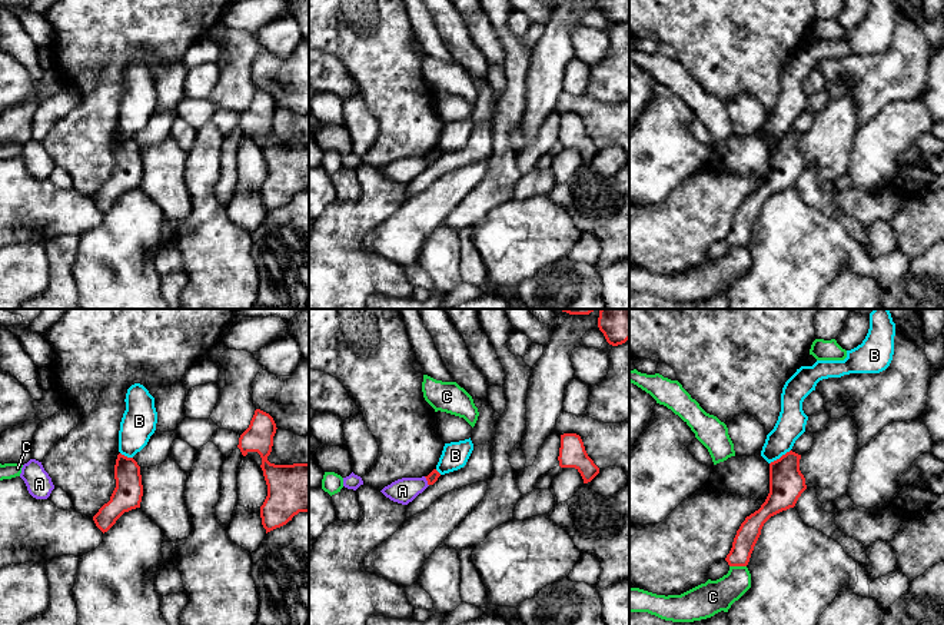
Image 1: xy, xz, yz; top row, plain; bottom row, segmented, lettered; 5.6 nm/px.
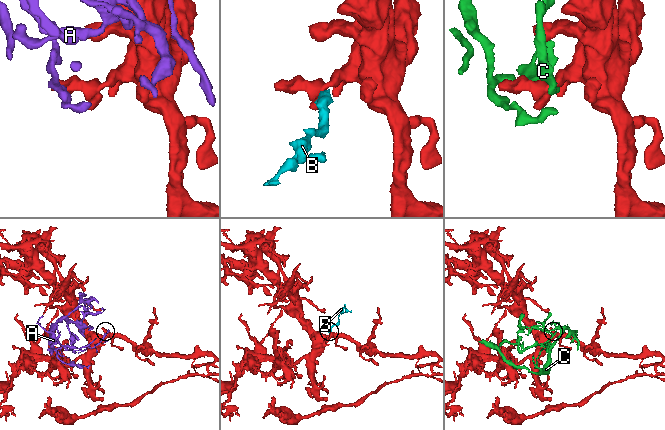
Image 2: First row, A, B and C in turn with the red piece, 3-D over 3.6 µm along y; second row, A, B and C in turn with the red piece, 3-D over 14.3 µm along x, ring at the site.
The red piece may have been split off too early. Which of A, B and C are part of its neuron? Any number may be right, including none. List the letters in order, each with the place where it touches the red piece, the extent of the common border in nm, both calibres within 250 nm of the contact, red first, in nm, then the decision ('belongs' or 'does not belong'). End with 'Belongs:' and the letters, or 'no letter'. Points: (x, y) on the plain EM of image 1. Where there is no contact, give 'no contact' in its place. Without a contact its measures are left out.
A: meets red in xz at (426, 159); contact 60 nm long; 60 nm thick on the red side, 140 nm on the other; does not belong
B: meets red in yz at (781, 136); contact 150 nm long; 200 nm thick on the red side, 160 nm on the other; does not belong
C: meets red in yz at (738, 245); contact 100 nm long; 120 nm thick on the red side, 190 nm on the other; does not belong
Belongs: no letter

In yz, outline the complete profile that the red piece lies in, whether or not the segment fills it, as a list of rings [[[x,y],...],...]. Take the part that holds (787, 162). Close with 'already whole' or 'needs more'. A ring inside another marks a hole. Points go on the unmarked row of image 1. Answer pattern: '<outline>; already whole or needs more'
[[[790,130],[770,143],[770,173],[758,190],[745,197],[725,240],[729,246],[747,246],[764,203],[774,195],[794,187],[807,169],[800,150],[801,134]]]; already whole

